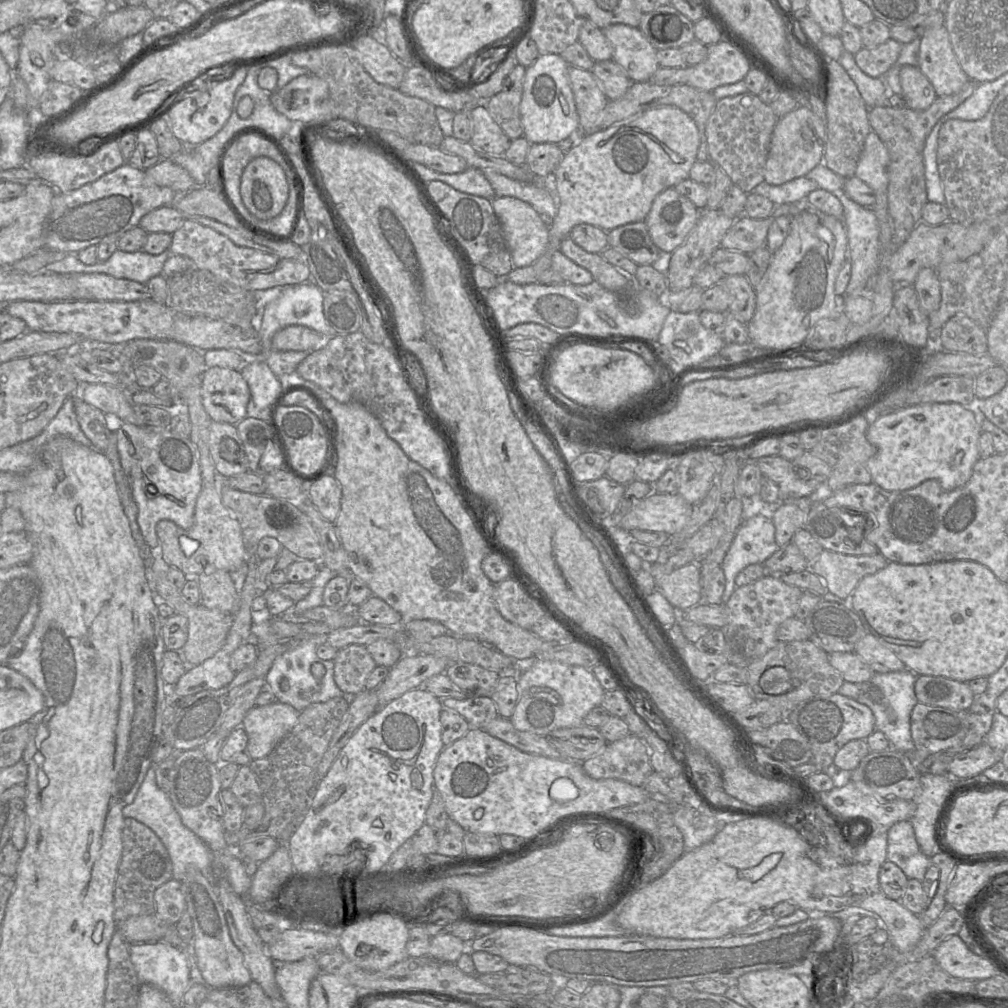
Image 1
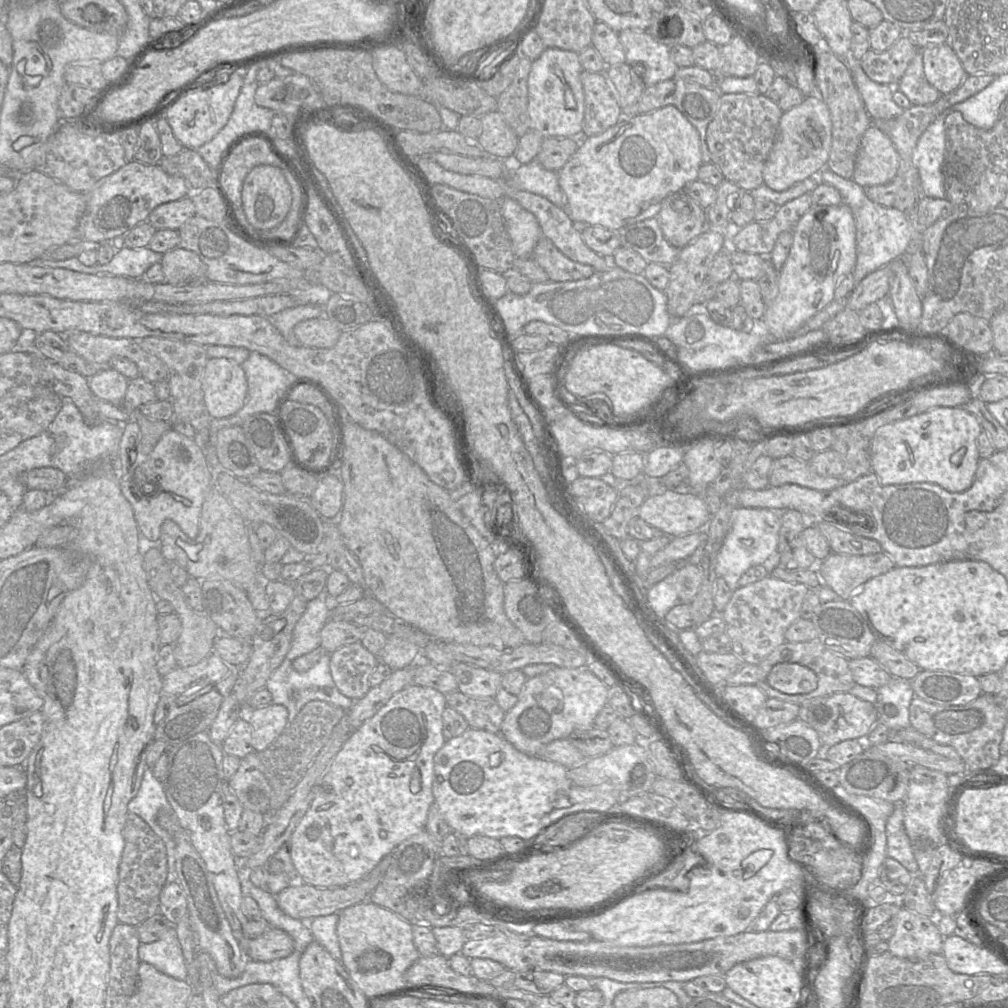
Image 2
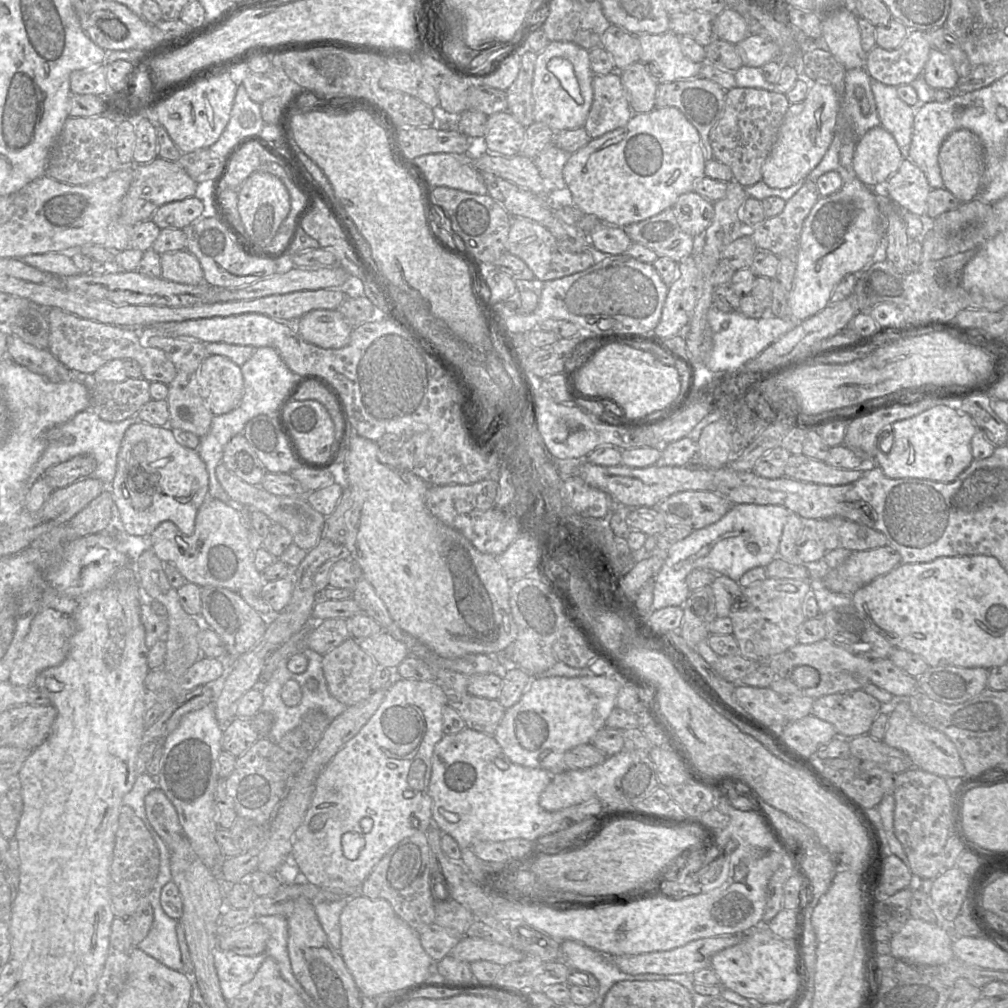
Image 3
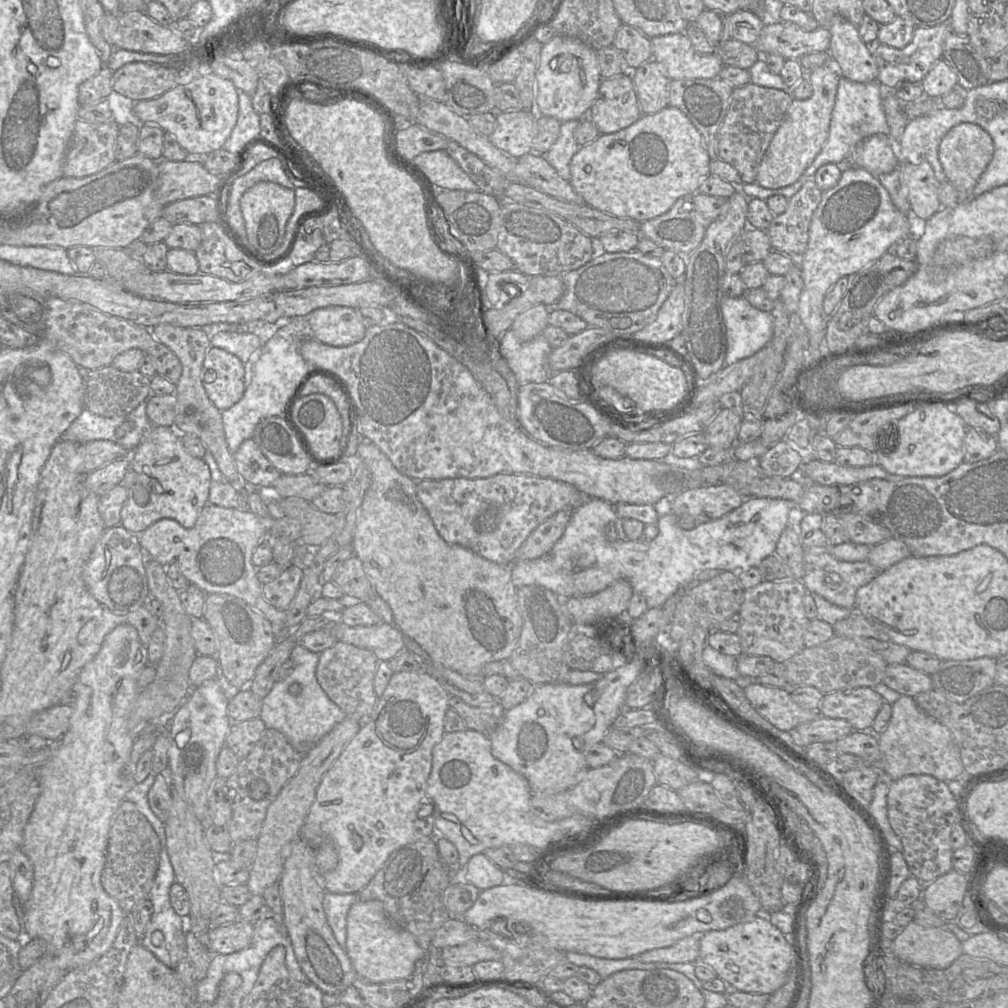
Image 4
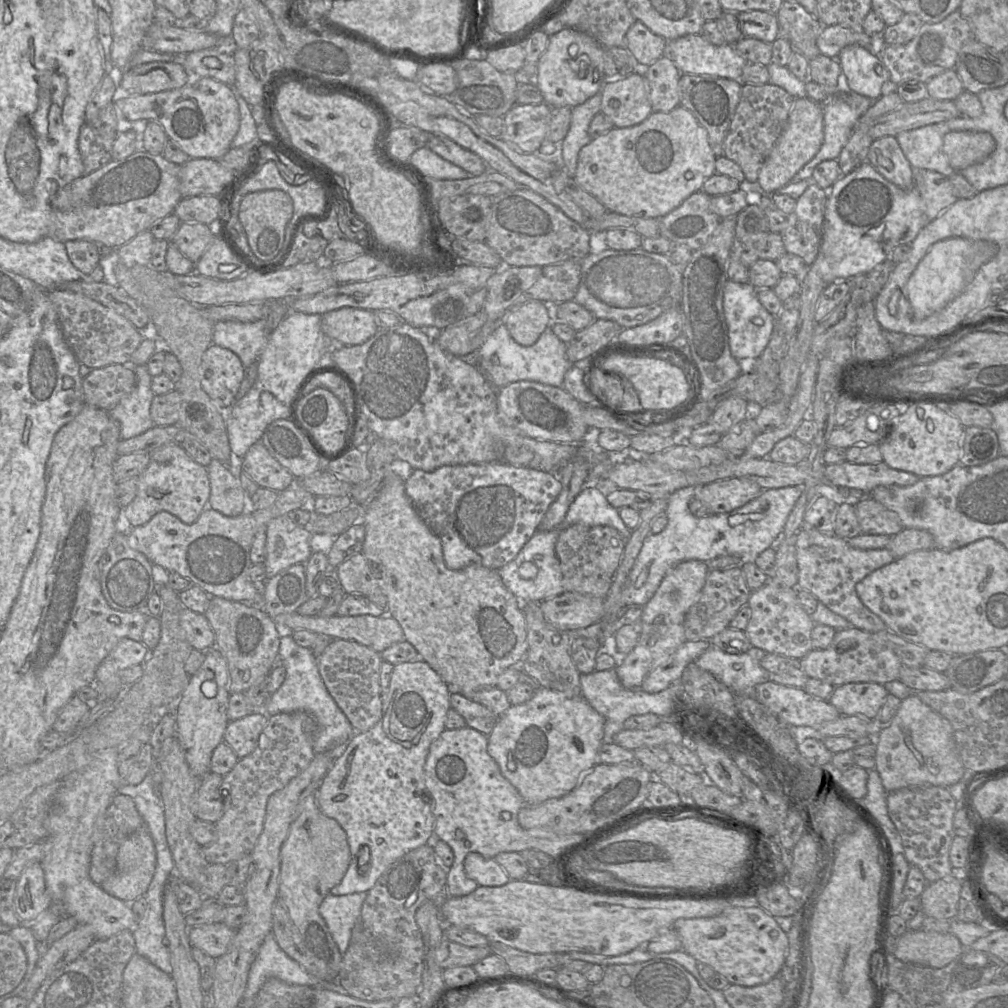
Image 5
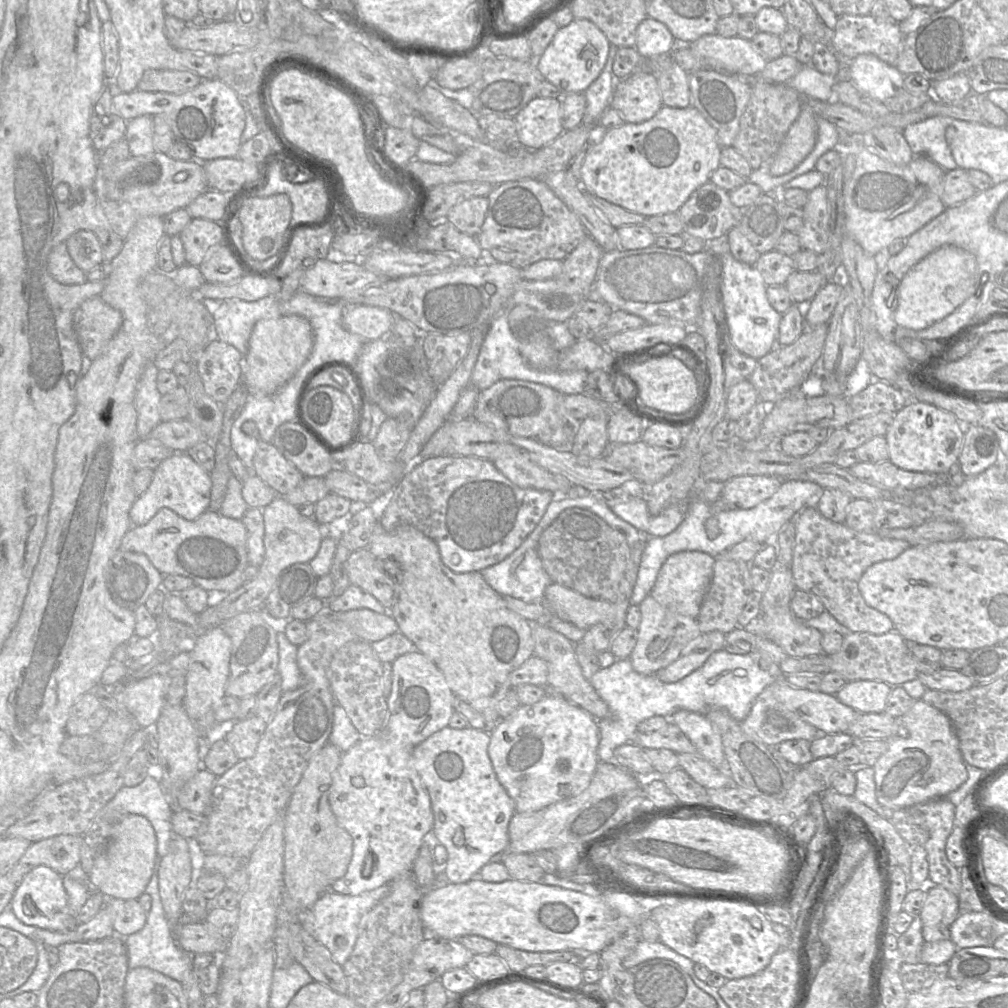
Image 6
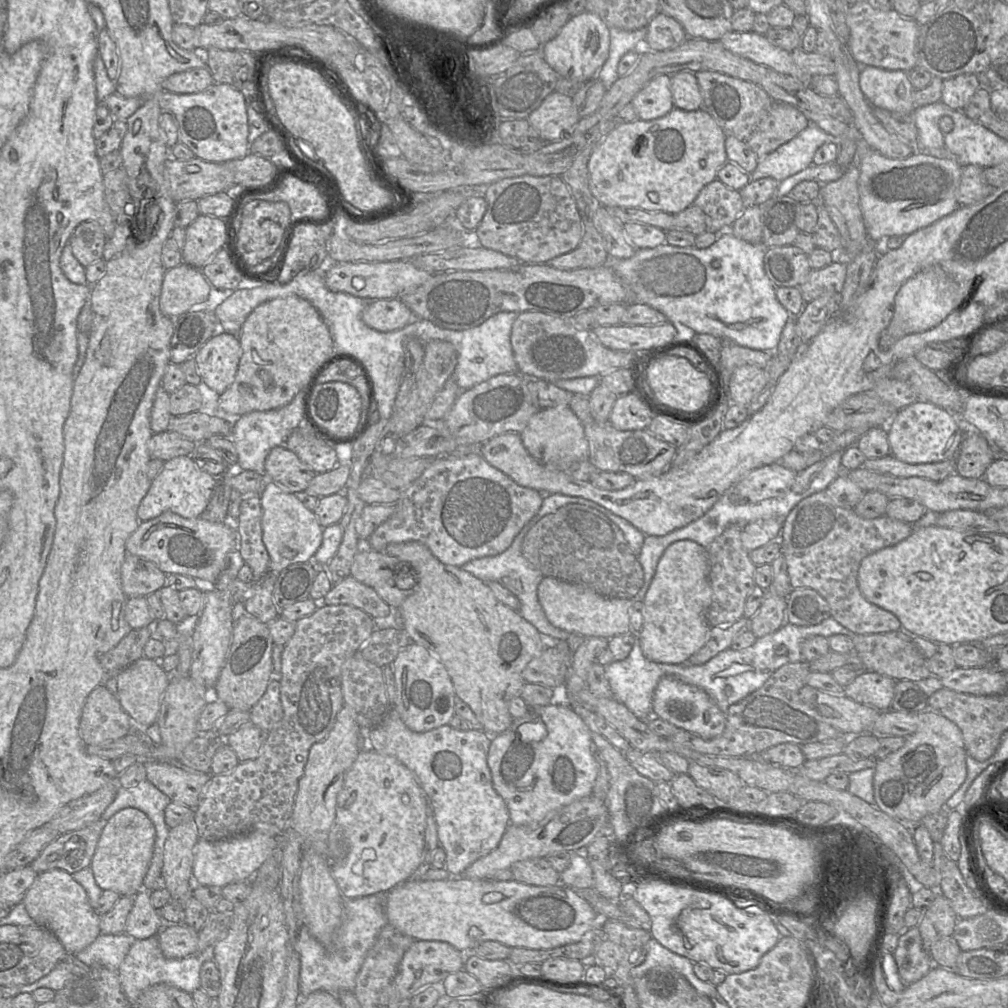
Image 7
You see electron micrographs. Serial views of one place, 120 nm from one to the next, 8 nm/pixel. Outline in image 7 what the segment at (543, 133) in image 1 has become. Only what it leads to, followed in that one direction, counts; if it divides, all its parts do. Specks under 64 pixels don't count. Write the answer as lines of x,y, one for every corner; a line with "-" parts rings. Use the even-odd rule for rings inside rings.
584,11
570,17
556,37
541,46
541,55
561,78
585,83
596,76
607,60
609,46
610,38
607,25
597,14

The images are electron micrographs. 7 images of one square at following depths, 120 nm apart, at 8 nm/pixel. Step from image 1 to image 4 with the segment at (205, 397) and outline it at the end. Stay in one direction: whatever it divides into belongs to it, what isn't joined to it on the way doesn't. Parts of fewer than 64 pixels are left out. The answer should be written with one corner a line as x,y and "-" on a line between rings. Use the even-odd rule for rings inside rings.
210,346
203,363
202,384
214,406
225,411
244,395
245,364
235,355

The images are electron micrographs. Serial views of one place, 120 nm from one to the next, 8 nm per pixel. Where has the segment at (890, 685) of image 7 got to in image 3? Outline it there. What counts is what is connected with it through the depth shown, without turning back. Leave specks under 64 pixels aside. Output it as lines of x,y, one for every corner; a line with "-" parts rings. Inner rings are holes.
861,689
821,696
814,700
811,714
831,723
839,737
850,739
868,734
875,718
885,709

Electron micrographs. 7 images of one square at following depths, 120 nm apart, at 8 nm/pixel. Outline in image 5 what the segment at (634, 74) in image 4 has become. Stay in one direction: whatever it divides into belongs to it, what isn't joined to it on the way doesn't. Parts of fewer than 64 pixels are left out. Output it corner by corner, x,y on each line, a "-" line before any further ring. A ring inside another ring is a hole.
668,55
647,67
645,79
653,111
670,112
681,105
679,79
681,72

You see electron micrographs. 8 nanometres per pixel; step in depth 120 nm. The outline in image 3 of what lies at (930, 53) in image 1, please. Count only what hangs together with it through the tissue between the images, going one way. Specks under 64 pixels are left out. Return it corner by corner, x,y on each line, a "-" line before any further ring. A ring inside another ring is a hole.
935,49
930,51
923,77
926,83
935,90
954,90
960,79
951,59

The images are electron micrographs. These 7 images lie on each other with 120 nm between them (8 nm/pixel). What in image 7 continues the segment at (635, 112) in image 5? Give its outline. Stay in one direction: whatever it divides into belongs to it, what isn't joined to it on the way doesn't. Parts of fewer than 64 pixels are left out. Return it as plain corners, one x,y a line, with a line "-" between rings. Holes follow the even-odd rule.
658,75
650,80
632,99
638,118
654,120
667,115
675,106
669,75

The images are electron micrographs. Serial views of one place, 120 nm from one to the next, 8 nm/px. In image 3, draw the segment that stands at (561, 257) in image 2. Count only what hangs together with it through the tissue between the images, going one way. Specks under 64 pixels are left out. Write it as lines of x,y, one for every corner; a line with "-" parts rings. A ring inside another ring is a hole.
512,217
507,251
526,263
533,272
537,284
582,272
599,261
599,257
591,247
581,253
565,251
559,247
557,240
548,229
524,217

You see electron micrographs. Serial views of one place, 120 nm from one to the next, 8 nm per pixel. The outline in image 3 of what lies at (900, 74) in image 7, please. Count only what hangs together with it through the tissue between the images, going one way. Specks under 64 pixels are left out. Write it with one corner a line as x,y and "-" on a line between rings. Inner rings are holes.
838,9
822,16
822,39
828,51
846,71
865,68
866,53
861,47
858,15

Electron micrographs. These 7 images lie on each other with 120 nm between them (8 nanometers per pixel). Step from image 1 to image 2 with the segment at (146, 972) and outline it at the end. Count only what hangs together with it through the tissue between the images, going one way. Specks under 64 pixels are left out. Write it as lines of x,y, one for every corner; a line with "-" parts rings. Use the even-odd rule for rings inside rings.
175,927
167,930
155,942
140,943
138,956
140,962
149,963
177,980
185,981
187,977
187,968

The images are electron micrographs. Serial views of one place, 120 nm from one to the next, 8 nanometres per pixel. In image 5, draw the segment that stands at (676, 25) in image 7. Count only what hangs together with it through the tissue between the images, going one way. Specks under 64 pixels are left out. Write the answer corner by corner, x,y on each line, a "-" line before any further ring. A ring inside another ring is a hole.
635,21
625,35
625,47
642,65
651,65
667,53
668,41
651,32
642,22

